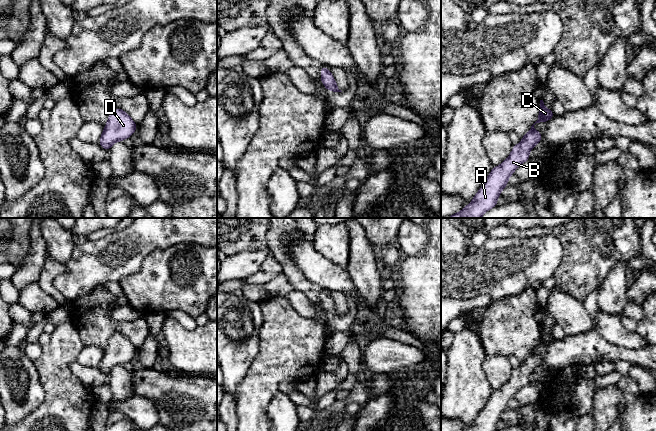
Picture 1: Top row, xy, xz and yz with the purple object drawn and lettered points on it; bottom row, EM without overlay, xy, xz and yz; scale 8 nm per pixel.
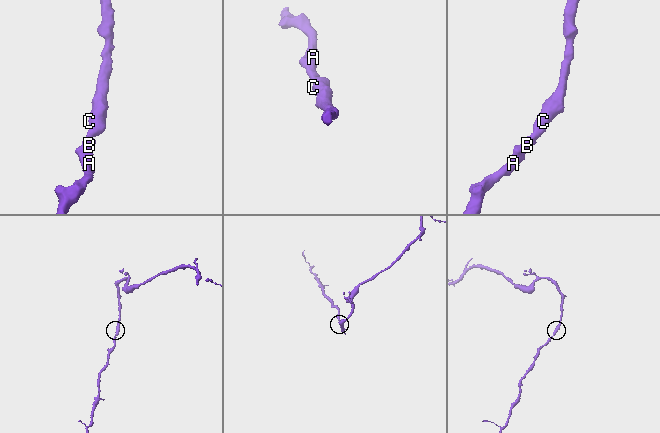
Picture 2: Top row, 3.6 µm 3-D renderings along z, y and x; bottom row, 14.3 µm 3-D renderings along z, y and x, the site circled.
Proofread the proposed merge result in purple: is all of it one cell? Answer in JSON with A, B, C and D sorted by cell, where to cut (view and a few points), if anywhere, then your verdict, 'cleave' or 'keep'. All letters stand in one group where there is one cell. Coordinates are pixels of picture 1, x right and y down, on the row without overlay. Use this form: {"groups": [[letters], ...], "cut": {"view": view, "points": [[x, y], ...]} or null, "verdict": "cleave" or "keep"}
{"groups": [["A", "B", "C", "D"]], "cut": null, "verdict": "keep"}

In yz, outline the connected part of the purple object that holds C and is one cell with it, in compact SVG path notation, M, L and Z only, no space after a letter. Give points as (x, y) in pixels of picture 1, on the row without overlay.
M540 324L539 341L538 344L531 350L530 354L522 361L519 368L513 370L509 381L503 385L499 390L493 391L490 398L486 402L480 414L473 421L473 424L466 431L495 431L497 429L497 422L502 416L503 412L508 409L508 402L514 398L515 393L529 384L529 376L533 371L536 371L538 366L542 364L542 358L534 353L534 349L540 346L547 346L554 340L551 334L548 334L543 326Z

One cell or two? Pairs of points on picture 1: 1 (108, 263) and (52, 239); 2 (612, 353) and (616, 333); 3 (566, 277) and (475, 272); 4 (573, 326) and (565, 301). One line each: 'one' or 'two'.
1: two
2: two
3: two
4: one

